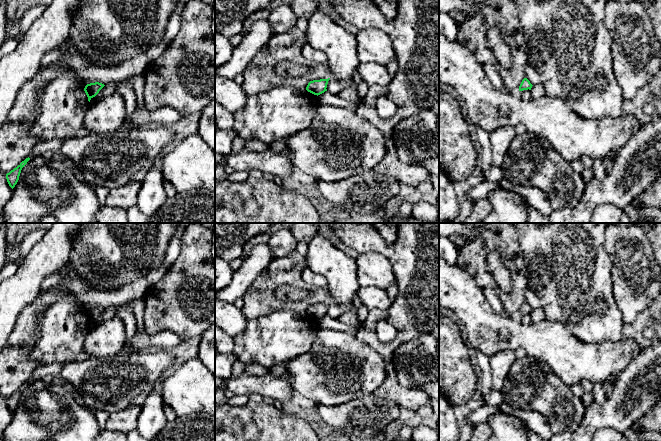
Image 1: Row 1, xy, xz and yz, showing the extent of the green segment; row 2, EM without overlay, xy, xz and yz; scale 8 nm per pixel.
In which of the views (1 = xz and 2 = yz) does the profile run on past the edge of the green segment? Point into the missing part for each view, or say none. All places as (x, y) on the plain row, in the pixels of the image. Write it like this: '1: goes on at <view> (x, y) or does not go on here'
1: does not go on here
2: does not go on here

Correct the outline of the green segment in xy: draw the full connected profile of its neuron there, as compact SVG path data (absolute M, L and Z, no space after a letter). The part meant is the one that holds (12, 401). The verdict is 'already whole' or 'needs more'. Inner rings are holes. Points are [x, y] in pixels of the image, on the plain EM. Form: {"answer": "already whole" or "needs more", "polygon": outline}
{"answer": "already whole", "polygon": "M29 381L26 382L16 392L14 392L13 394L11 394L9 397L6 398L7 406L12 413L15 411L15 409L17 408L19 404L19 400L20 400L22 392L27 388L29 384L30 384Z"}

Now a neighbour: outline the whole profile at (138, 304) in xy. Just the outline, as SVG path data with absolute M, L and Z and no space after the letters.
M144 298L133 300L133 313L137 323L137 332L144 330Z

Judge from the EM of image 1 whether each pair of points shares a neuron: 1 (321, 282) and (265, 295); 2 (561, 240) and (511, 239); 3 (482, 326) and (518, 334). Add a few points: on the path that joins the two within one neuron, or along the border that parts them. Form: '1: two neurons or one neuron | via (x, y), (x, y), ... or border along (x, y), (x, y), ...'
1: two neurons | border along (302, 270), (302, 278), (305, 281), (325, 289)
2: two neurons | border along (517, 233), (524, 262)
3: one neuron | via (491, 328), (498, 328), (502, 332), (509, 332)

